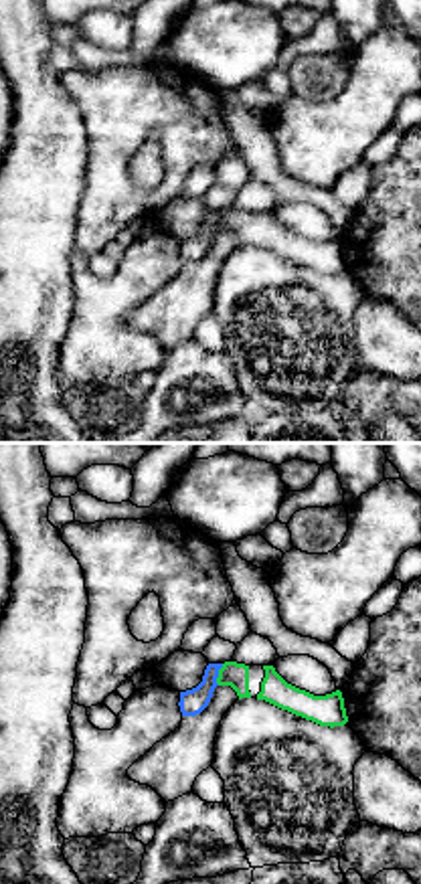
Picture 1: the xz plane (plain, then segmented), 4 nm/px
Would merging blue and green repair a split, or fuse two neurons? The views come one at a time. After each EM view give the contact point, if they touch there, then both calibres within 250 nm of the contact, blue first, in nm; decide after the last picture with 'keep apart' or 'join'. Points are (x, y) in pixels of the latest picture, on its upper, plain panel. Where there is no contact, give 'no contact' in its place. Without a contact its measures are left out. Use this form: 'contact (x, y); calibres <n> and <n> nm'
contact (217, 221); calibres 100 and 100 nm

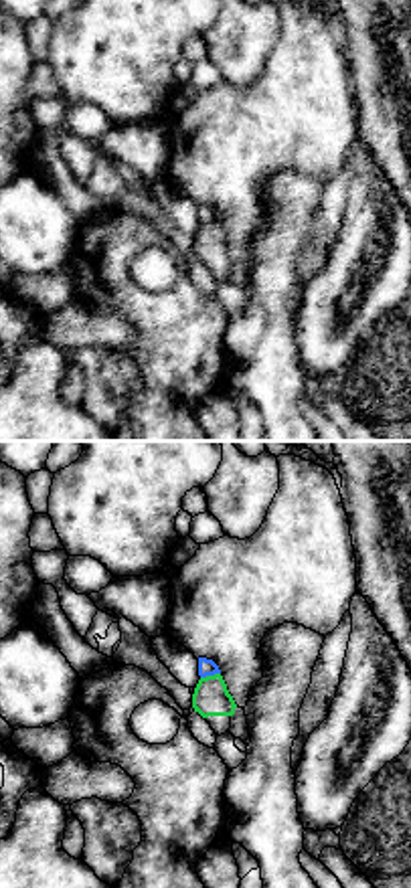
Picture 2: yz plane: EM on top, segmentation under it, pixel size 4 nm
contact (209, 221); calibres 60 and 140 nm

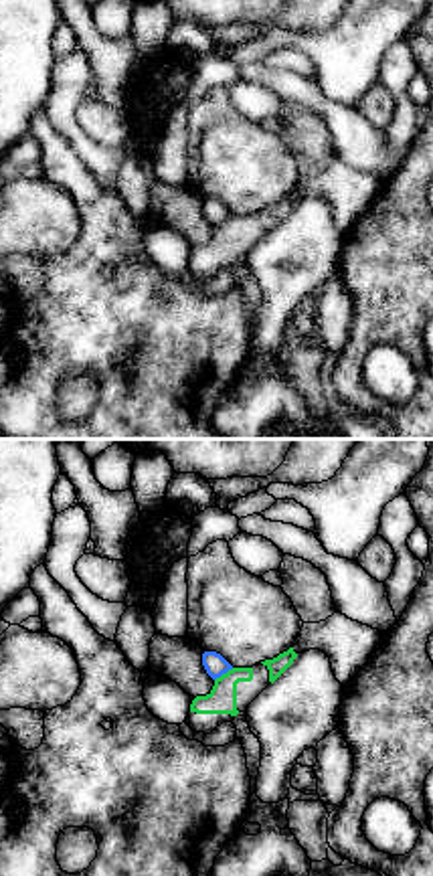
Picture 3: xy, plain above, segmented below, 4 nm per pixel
contact (223, 219); calibres 90 and 110 nm

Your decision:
keep apart

